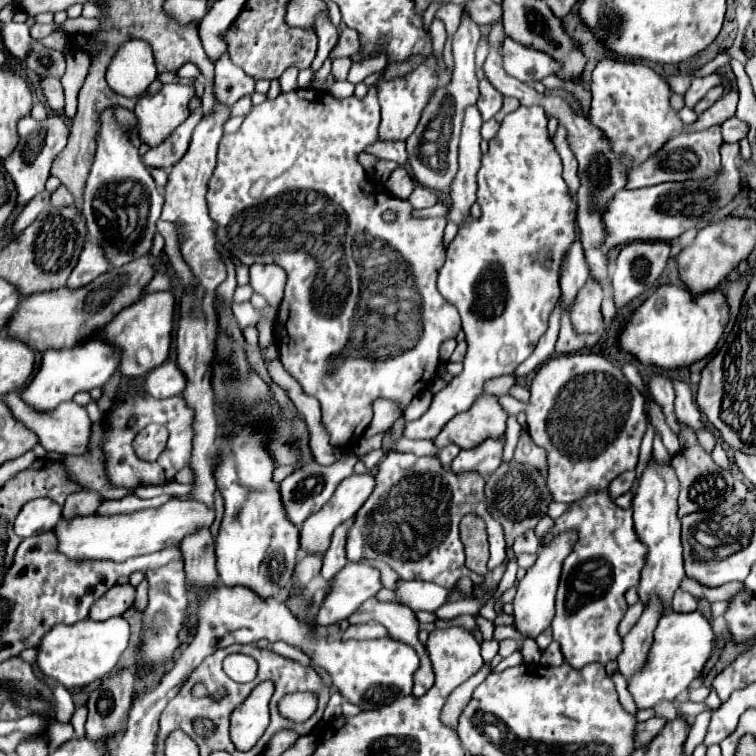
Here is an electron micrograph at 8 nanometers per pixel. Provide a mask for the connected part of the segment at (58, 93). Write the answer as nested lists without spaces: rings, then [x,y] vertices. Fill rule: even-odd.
[[[41,77],[41,87],[43,87],[43,99],[47,103],[47,107],[55,113],[61,113],[65,107],[63,101],[63,87],[59,79],[51,79],[51,77]]]

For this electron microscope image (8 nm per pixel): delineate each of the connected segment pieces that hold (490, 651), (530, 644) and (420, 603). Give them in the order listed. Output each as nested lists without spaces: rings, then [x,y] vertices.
[[[483,640],[480,643],[480,654],[481,657],[483,657],[483,661],[485,661],[485,663],[489,663],[489,661],[491,661],[491,659],[493,659],[493,657],[498,654],[498,650],[499,642],[496,640]]]
[[[525,639],[523,649],[521,649],[521,655],[523,655],[523,663],[539,663],[541,649],[539,649],[539,645],[535,641]]]
[[[397,581],[393,589],[399,603],[411,607],[413,611],[437,611],[447,603],[447,589],[427,581]]]

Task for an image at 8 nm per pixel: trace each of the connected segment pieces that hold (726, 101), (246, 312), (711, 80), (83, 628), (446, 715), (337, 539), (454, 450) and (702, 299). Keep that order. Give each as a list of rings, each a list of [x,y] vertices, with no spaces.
[[[731,89],[713,107],[709,107],[705,113],[701,113],[699,119],[697,119],[697,123],[689,125],[689,129],[691,131],[703,131],[703,129],[709,129],[713,125],[721,125],[721,121],[725,121],[725,119],[729,119],[729,117],[735,115],[737,101],[739,101],[739,91]]]
[[[249,301],[247,303],[233,303],[233,315],[241,329],[256,326],[262,319],[276,319],[278,308],[268,306],[265,309],[255,309]]]
[[[711,73],[711,75],[707,75],[707,77],[693,77],[693,81],[691,81],[691,87],[689,87],[689,91],[685,93],[685,103],[687,103],[687,107],[695,107],[695,103],[711,89],[711,87],[715,87],[715,85],[721,85],[721,75],[719,73]]]
[[[111,617],[105,621],[77,621],[73,625],[53,625],[51,631],[43,635],[43,639],[37,645],[37,667],[39,671],[63,687],[83,687],[99,681],[101,677],[109,675],[119,655],[129,645],[129,623],[123,617]]]
[[[483,665],[473,677],[469,677],[463,685],[459,685],[459,687],[449,695],[449,699],[447,699],[447,703],[445,703],[443,711],[441,711],[441,723],[443,723],[443,725],[447,725],[447,727],[451,727],[451,729],[457,729],[457,721],[459,721],[463,709],[467,707],[473,691],[475,691],[475,687],[477,687],[481,681],[485,681],[485,677],[489,675],[489,671],[491,671],[491,669],[489,669],[487,665]]]
[[[353,519],[341,523],[333,537],[331,537],[331,545],[323,557],[323,569],[321,569],[321,575],[325,581],[331,581],[333,575],[341,569],[341,565],[347,563],[347,557],[345,557],[345,541],[347,541],[347,535],[349,535],[349,529],[353,525]]]
[[[447,445],[445,449],[439,451],[439,459],[441,459],[441,463],[449,469],[449,467],[451,467],[451,461],[459,455],[459,451],[461,451],[461,449],[459,449],[457,445]]]
[[[663,285],[629,315],[627,325],[619,331],[617,347],[643,365],[661,369],[689,367],[717,347],[727,319],[729,307],[721,291],[707,291],[695,297],[685,287]]]

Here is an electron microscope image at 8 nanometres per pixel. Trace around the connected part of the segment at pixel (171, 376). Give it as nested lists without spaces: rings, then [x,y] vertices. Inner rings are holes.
[[[167,361],[151,371],[139,385],[145,393],[151,393],[157,399],[167,399],[179,395],[185,389],[185,375],[177,369],[177,363]]]

